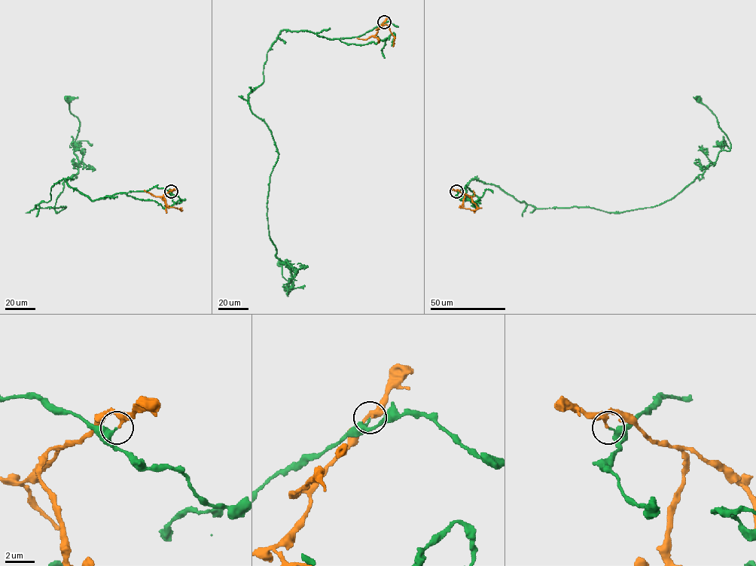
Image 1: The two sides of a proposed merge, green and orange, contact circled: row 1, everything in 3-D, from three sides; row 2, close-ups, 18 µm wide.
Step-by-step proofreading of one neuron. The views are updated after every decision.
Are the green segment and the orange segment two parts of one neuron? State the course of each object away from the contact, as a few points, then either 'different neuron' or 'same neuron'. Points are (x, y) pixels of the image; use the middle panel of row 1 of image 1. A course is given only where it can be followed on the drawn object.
green via (384, 22), (349, 38), (284, 29), (248, 95), (278, 153), (266, 217), (291, 269), (288, 296), (280, 263) | orange via (384, 22), (376, 29), (386, 24), (388, 25), (394, 37), (393, 47) | different neuron

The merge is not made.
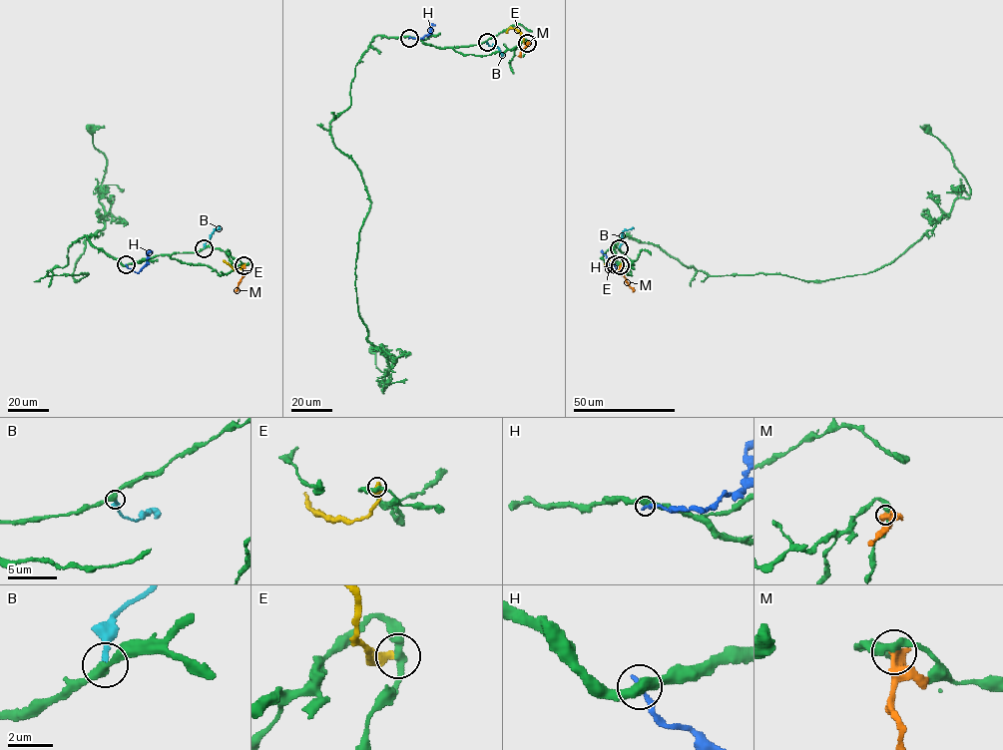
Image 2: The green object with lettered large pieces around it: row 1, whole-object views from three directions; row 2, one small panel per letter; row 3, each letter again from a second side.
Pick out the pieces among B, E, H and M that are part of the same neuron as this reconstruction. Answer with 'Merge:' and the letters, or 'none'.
Merge: B

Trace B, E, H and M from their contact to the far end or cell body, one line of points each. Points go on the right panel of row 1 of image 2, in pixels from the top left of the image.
B: (619, 248), (623, 242), (623, 231), (634, 227)
E: (621, 264), (618, 270), (608, 270), (606, 263), (610, 259)
H: (615, 265), (615, 272), (603, 253)
M: (620, 265), (621, 273), (633, 291)

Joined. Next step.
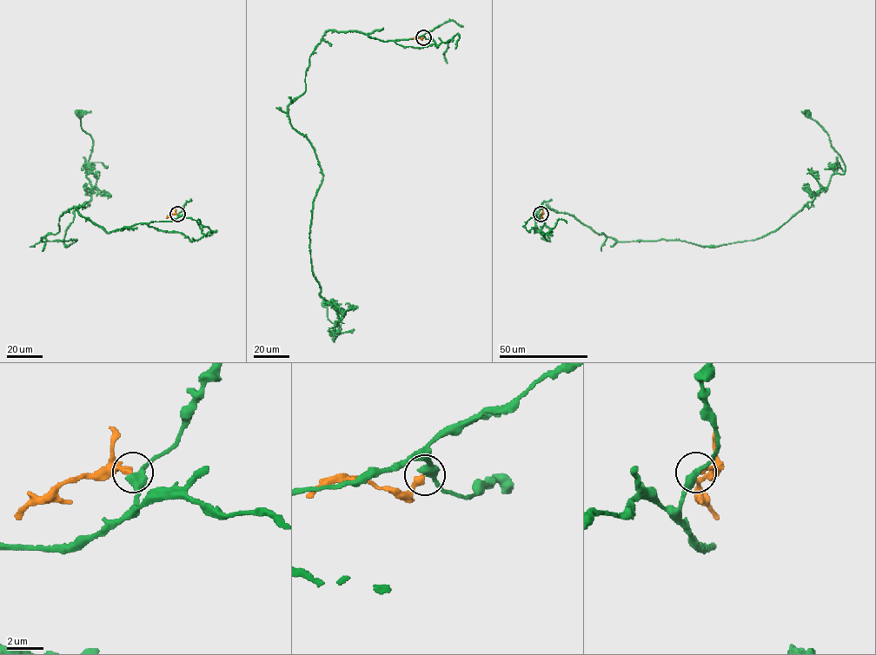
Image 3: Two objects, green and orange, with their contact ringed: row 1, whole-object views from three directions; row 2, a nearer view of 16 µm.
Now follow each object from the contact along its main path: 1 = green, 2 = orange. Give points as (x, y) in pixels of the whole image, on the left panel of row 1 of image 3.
1: (177, 214), (106, 232), (70, 208), (41, 241), (76, 241), (63, 241), (91, 199), (93, 140), (78, 114)
2: (177, 214), (166, 218)

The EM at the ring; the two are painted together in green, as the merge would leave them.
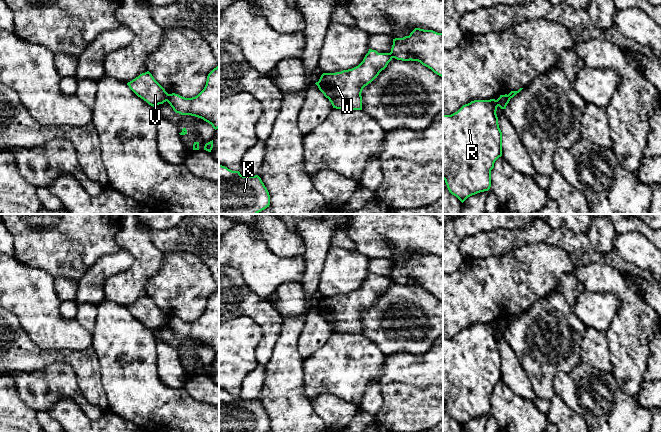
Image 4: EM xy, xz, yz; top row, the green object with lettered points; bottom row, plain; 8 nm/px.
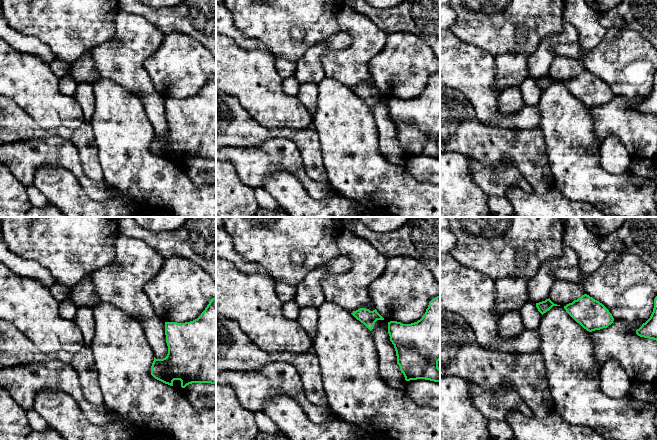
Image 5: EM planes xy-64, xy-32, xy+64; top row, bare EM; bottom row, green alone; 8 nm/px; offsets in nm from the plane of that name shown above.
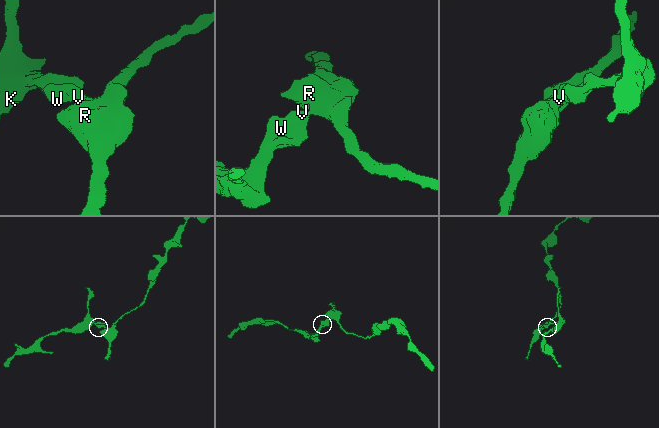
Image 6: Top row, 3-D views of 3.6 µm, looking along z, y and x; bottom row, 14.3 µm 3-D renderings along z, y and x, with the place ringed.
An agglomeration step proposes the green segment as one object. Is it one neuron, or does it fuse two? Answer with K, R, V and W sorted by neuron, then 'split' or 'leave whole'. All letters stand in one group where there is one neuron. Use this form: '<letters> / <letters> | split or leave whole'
K V W / R | split

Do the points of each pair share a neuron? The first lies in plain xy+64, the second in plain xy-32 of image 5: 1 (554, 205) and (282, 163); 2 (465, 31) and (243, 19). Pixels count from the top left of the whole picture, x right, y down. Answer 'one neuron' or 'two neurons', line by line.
1: two neurons
2: one neuron

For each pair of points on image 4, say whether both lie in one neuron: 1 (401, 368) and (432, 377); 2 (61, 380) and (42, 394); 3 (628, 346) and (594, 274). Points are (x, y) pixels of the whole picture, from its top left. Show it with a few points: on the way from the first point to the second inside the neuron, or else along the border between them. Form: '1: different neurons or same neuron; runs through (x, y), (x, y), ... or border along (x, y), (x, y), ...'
1: same neuron; runs through (409, 368), (424, 370)
2: same neuron; runs through (56, 382), (47, 389)
3: same neuron; runs through (628, 326), (628, 299), (614, 285)

